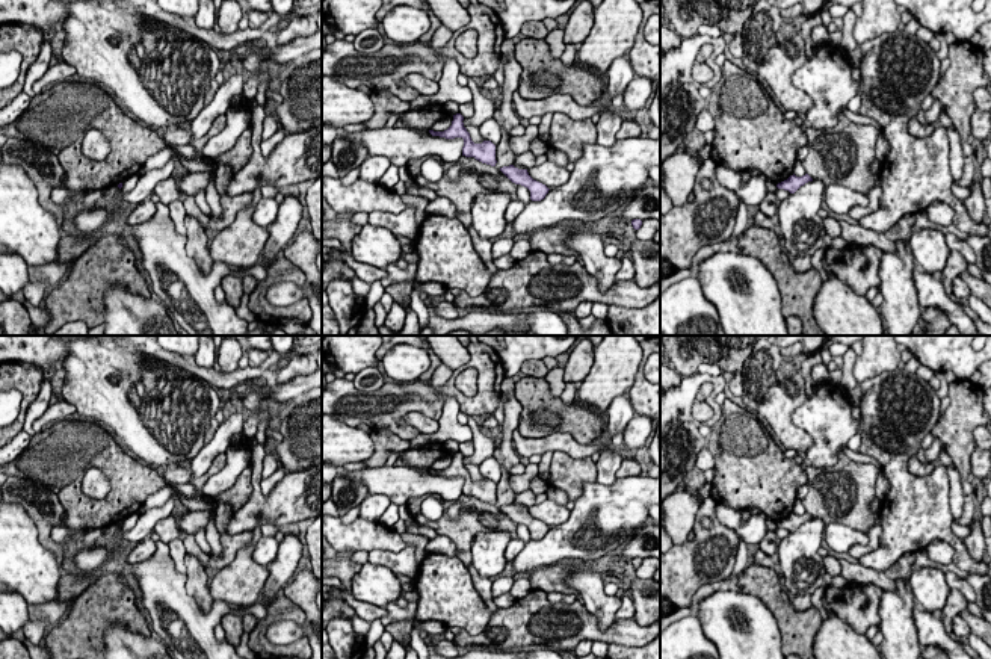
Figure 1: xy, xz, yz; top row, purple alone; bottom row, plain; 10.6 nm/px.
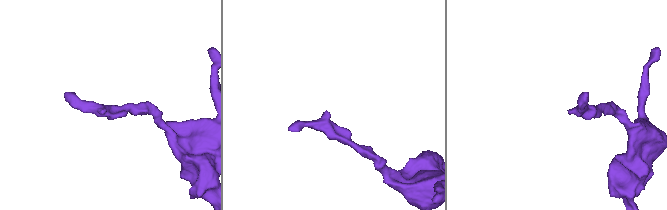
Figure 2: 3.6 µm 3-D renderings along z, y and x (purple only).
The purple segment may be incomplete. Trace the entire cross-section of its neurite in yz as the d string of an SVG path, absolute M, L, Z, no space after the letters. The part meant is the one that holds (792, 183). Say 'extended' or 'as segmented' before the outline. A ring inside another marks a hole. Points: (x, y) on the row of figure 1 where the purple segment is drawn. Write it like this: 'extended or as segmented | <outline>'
as segmented | M793 174L787 180L778 183L776 187L789 190L790 193L795 193L801 186L804 186L808 181L813 181L813 178L808 174L805 174L802 177L796 177Z

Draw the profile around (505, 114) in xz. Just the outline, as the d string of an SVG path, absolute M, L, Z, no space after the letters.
M508 57L505 70L503 70L503 101L500 106L497 106L494 112L494 119L499 122L502 130L502 139L496 145L496 168L509 166L515 162L515 154L512 153L509 147L511 139L511 130L515 125L520 125L520 116L517 115L514 106L512 106L512 95L515 91L518 91L518 83L521 77L523 68L520 62L515 57Z

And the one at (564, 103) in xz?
M518 91L512 95L512 103L517 115L520 118L530 119L532 116L544 116L545 113L565 113L570 118L580 121L585 118L591 118L595 113L601 113L603 110L610 110L612 113L621 116L621 112L615 112L610 107L600 106L580 106L577 104L571 95L568 94L554 94L542 100L527 100L523 98Z

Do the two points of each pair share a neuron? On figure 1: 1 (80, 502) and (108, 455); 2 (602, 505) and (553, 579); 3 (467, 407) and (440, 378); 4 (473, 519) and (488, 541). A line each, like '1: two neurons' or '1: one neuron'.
1: one neuron
2: two neurons
3: two neurons
4: two neurons

